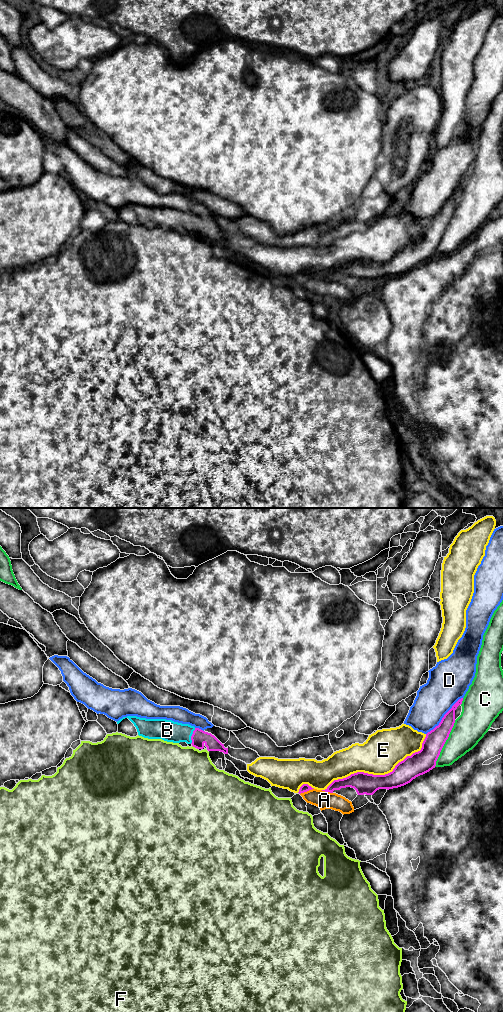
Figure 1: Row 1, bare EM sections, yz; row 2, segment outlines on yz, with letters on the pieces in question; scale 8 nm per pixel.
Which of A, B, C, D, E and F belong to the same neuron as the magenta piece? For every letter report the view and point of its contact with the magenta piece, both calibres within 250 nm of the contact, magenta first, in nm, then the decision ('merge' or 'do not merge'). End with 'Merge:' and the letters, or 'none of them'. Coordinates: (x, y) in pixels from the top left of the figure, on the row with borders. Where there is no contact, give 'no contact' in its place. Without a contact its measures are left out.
A: yz (306, 791) | 60/140 nm | do not merge
B: yz (191, 736) | 120/170 nm | merge
C: yz (444, 743) | 190/260 nm | do not merge
D: yz (444, 716) | 160/300 nm | do not merge
E: yz (379, 775) | 180/320 nm | do not merge
F: yz (194, 746) | 120/460 nm | do not merge
Merge: B

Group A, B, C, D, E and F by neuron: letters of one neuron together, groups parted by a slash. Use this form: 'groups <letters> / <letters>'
groups A / B / C / D / E / F

